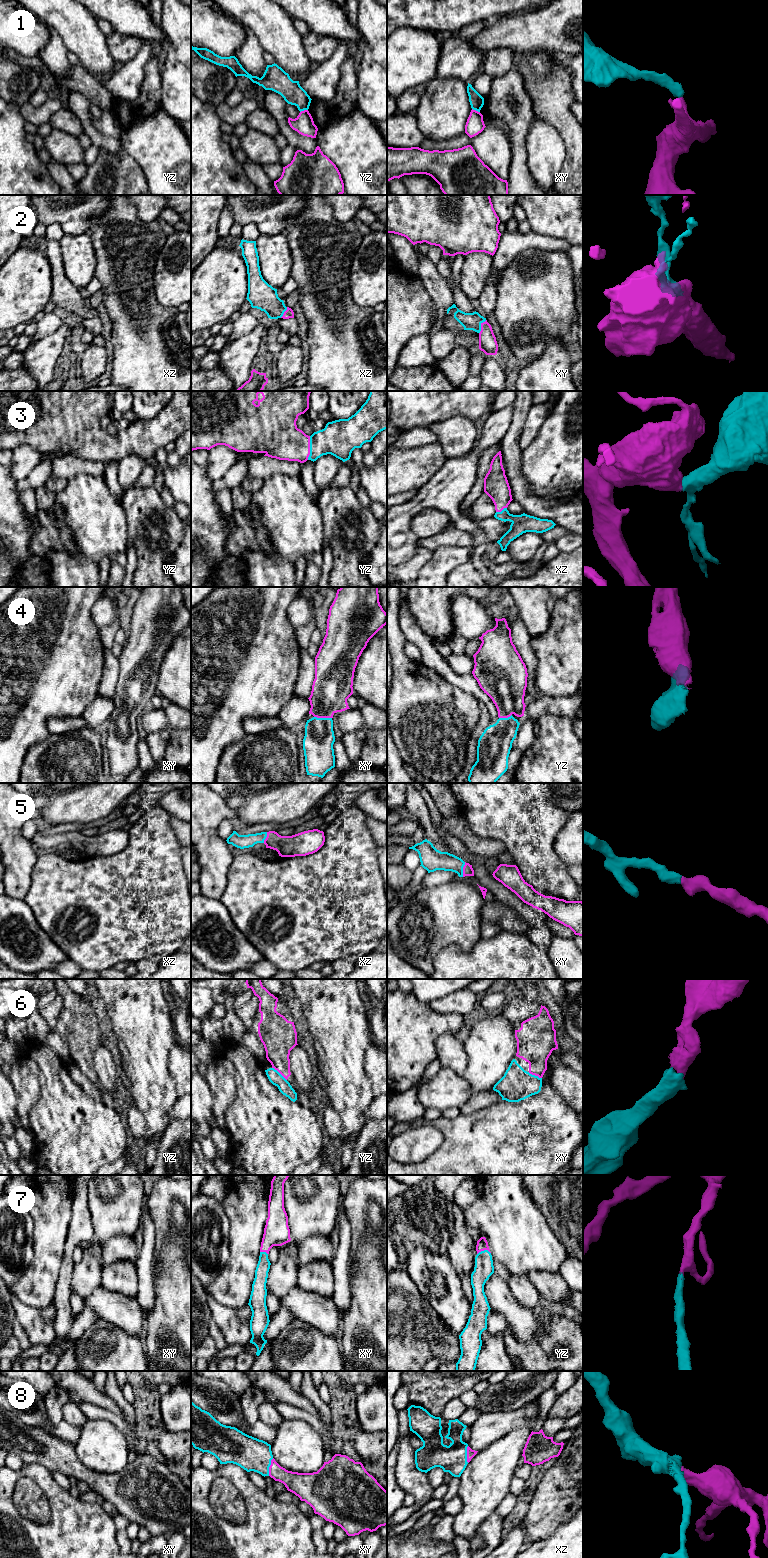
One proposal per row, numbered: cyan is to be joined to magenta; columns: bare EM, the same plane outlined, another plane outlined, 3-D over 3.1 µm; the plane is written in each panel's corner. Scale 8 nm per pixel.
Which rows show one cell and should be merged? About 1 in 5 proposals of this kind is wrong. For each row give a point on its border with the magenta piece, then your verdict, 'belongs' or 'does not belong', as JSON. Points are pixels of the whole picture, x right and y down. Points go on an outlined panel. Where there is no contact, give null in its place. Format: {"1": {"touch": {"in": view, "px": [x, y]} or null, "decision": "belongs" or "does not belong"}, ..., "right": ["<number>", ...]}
{"1": {"touch": {"in": "yz", "px": [304, 110]}, "decision": "does not belong"}, "2": {"touch": {"in": "xy", "px": [481, 326]}, "decision": "belongs"}, "3": {"touch": {"in": "yz", "px": [309, 448]}, "decision": "belongs"}, "4": {"touch": {"in": "xy", "px": [323, 717]}, "decision": "belongs"}, "5": {"touch": {"in": "xy", "px": [463, 869]}, "decision": "belongs"}, "6": {"touch": {"in": "yz", "px": [279, 1072]}, "decision": "belongs"}, "7": {"touch": {"in": "yz", "px": [483, 1250]}, "decision": "belongs"}, "8": {"touch": {"in": "xy", "px": [269, 1467]}, "decision": "belongs"}, "right": ["2", "3", "4", "5", "6", "7", "8"]}

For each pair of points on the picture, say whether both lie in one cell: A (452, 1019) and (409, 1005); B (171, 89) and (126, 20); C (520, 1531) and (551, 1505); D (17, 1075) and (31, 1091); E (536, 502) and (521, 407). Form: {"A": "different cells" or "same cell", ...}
{"A": "same cell", "B": "different cells", "C": "different cells", "D": "same cell", "E": "same cell"}

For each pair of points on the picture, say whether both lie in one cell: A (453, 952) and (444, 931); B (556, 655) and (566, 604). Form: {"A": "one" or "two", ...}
{"A": "two", "B": "one"}

